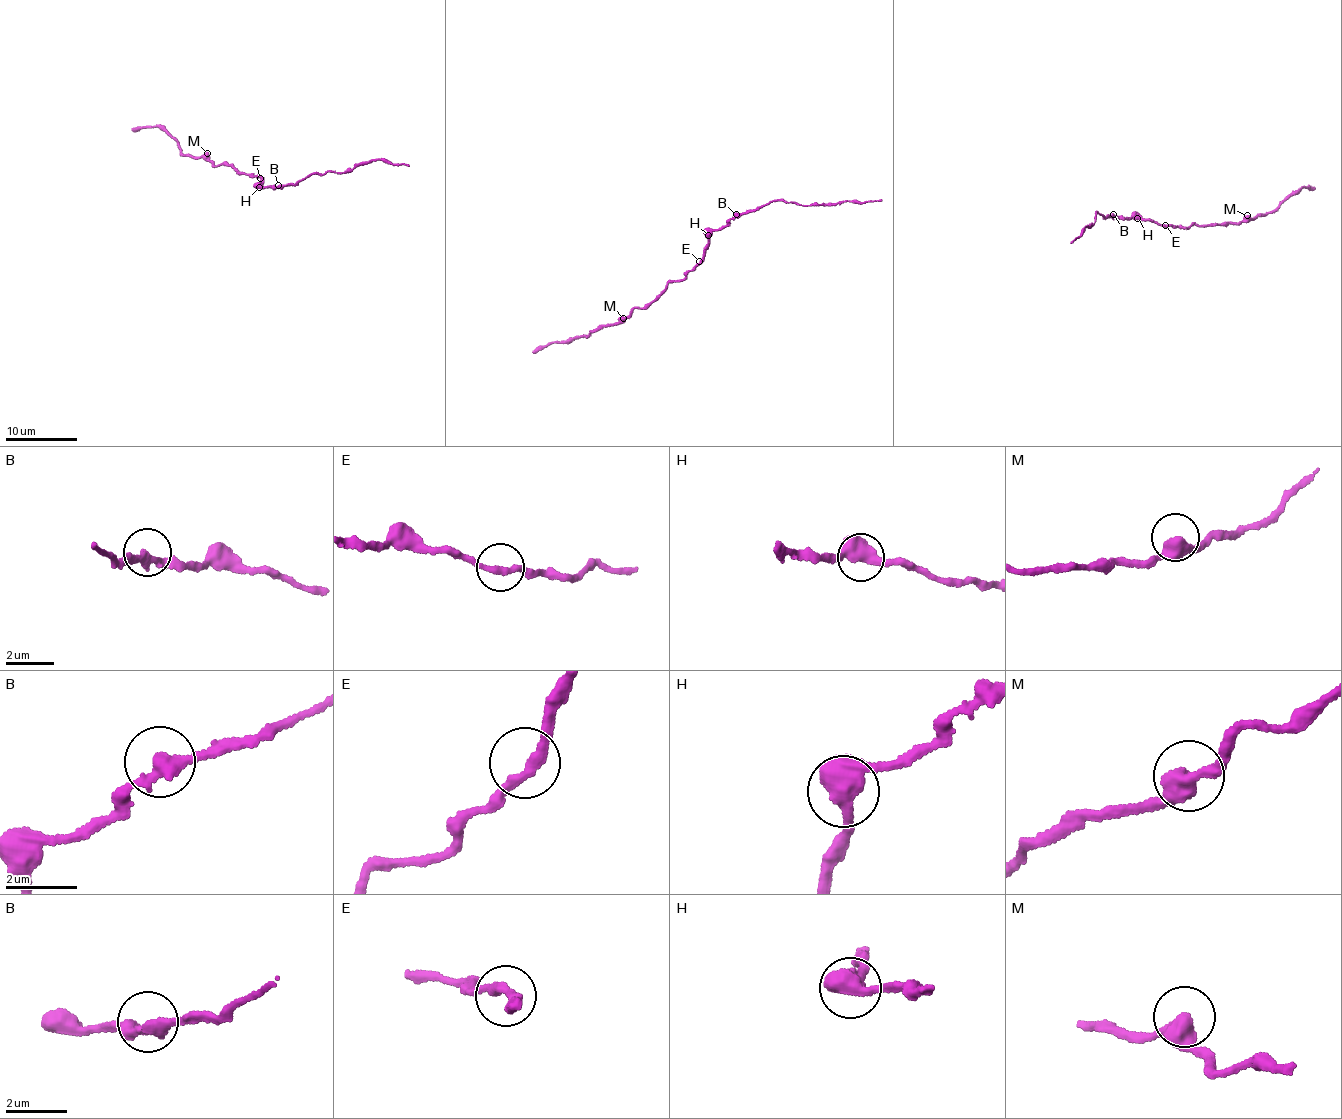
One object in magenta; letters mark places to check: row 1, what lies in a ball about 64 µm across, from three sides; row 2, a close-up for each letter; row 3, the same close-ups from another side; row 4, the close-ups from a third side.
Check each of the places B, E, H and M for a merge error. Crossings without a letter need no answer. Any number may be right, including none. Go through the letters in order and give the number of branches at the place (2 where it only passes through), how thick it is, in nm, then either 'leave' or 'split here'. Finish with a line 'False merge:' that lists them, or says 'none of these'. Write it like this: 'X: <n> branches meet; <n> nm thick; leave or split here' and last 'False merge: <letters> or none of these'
B: 2 branches meet; 320 nm thick; leave
E: 2 branches meet; 280 nm thick; leave
H: 3 branches meet; 440 nm thick; leave
M: 2 branches meet; 420 nm thick; leave
False merge: none of these

